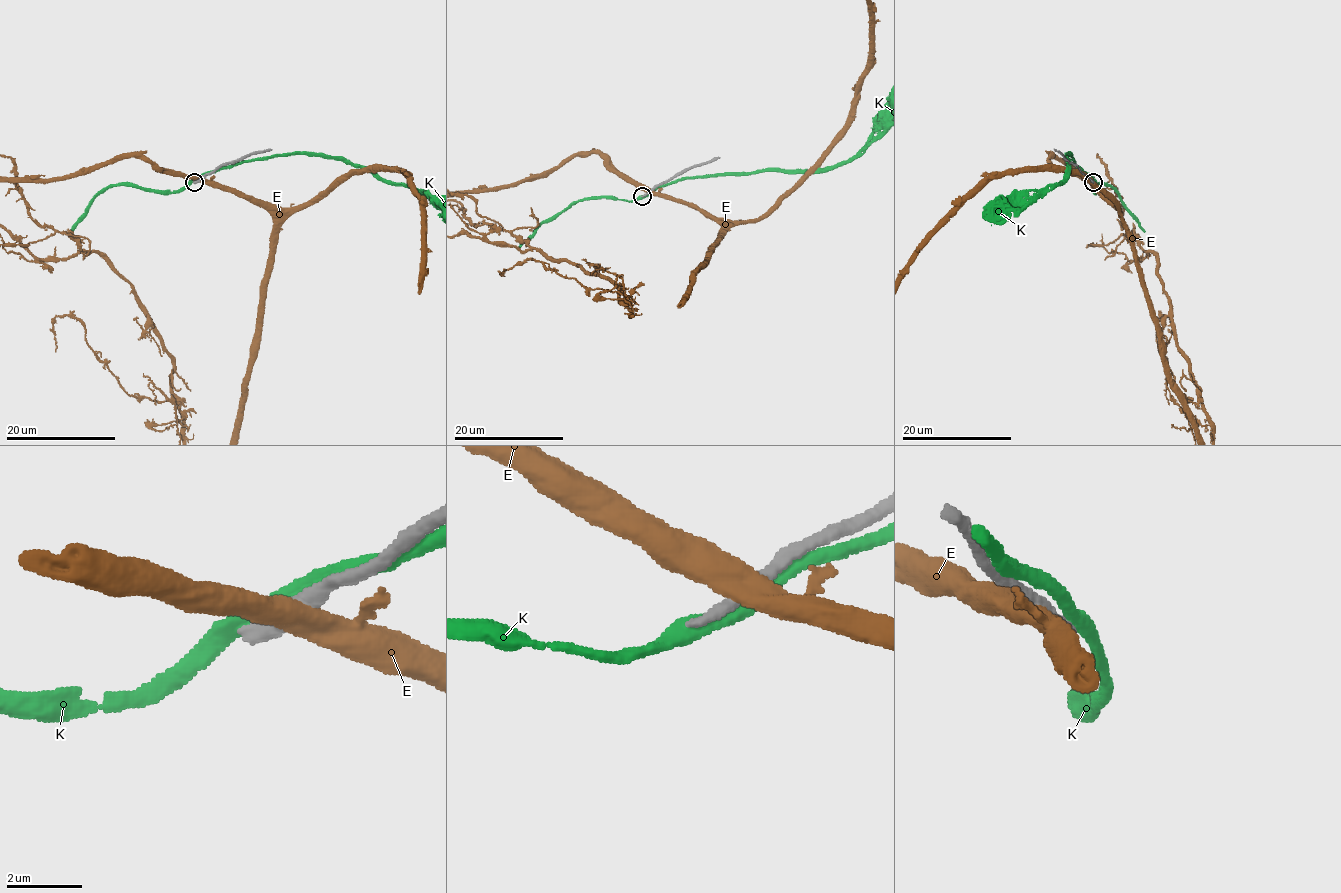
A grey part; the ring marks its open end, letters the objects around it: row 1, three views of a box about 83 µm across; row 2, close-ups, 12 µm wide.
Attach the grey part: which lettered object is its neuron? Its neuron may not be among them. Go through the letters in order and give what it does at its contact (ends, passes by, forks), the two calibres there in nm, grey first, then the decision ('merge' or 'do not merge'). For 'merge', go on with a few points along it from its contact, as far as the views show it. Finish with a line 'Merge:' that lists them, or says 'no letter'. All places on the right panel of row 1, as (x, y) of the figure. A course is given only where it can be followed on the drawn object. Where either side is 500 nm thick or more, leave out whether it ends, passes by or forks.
E: 360 nm thick on the grey side, 600 nm on the other; do not merge
K: it passes by; 480 nm thick on the grey side, 440 nm on the other; do not merge
Merge: no letter

